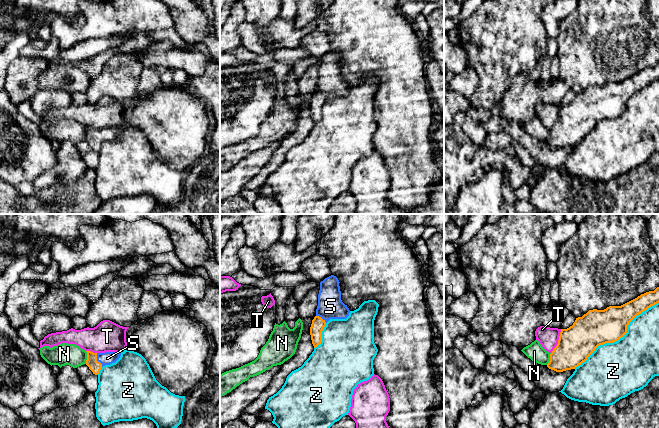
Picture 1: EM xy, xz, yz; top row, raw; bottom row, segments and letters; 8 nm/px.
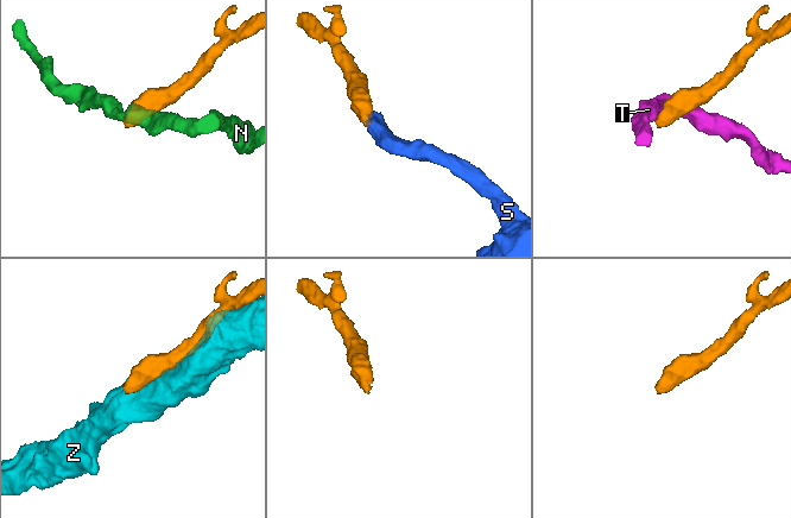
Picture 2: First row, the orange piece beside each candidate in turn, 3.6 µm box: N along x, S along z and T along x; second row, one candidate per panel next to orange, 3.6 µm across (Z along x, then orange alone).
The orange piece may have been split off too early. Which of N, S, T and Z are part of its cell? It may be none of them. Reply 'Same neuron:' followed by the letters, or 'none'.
Same neuron: S

